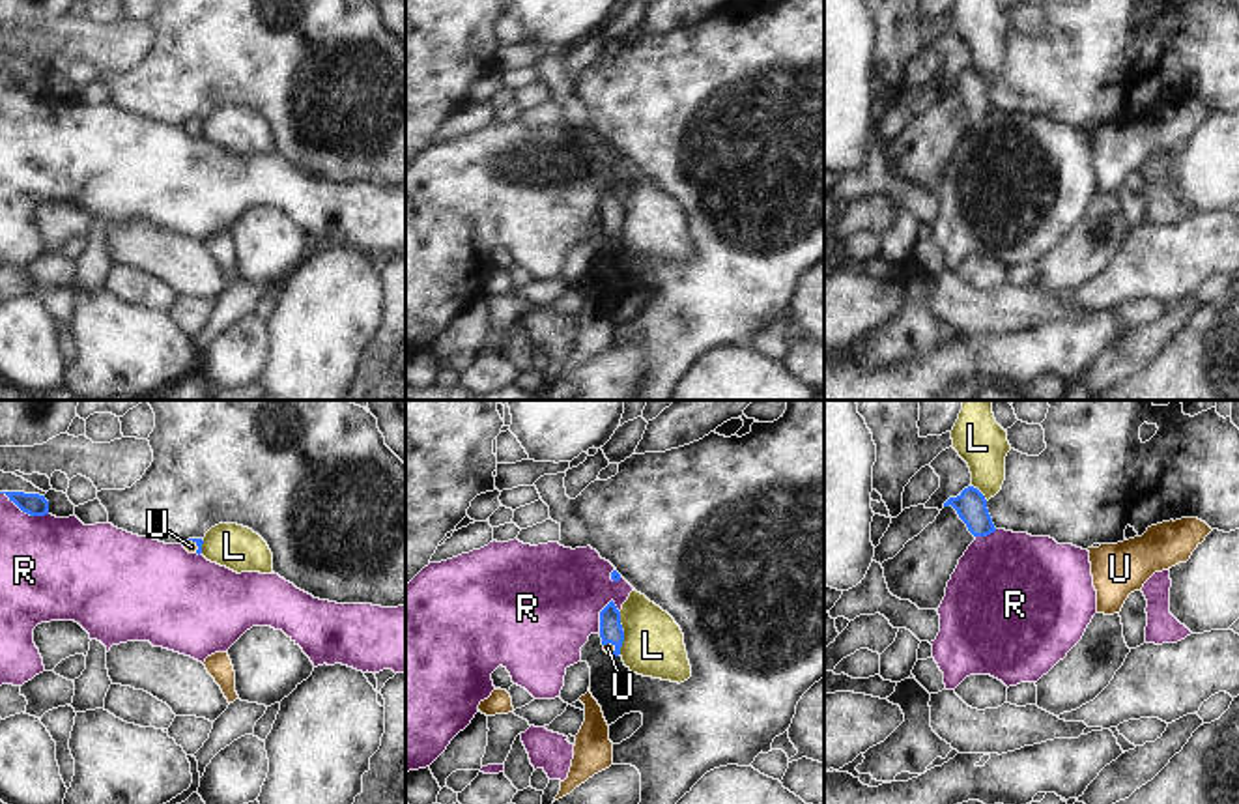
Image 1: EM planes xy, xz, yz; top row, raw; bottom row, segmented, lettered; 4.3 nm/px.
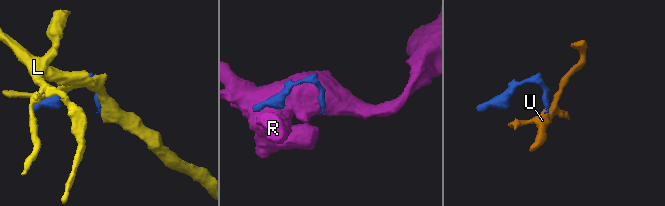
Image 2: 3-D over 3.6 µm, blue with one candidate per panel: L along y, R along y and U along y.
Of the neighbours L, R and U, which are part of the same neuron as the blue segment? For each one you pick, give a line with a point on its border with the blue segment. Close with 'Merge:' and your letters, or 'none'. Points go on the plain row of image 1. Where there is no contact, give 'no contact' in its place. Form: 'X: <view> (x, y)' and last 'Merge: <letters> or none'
U: xz (615, 230)
Merge: U

